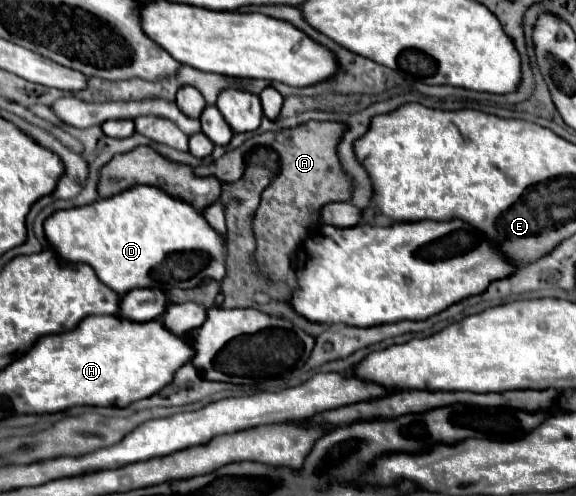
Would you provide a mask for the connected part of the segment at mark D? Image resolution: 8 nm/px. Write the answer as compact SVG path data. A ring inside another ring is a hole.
M135 186L117 196L95 200L89 206L57 210L45 220L43 228L49 248L61 262L89 264L95 270L97 278L121 296L135 288L195 288L203 278L213 278L217 282L225 278L225 246L221 236L205 222L203 214L197 212L193 206L175 200L153 186Z

